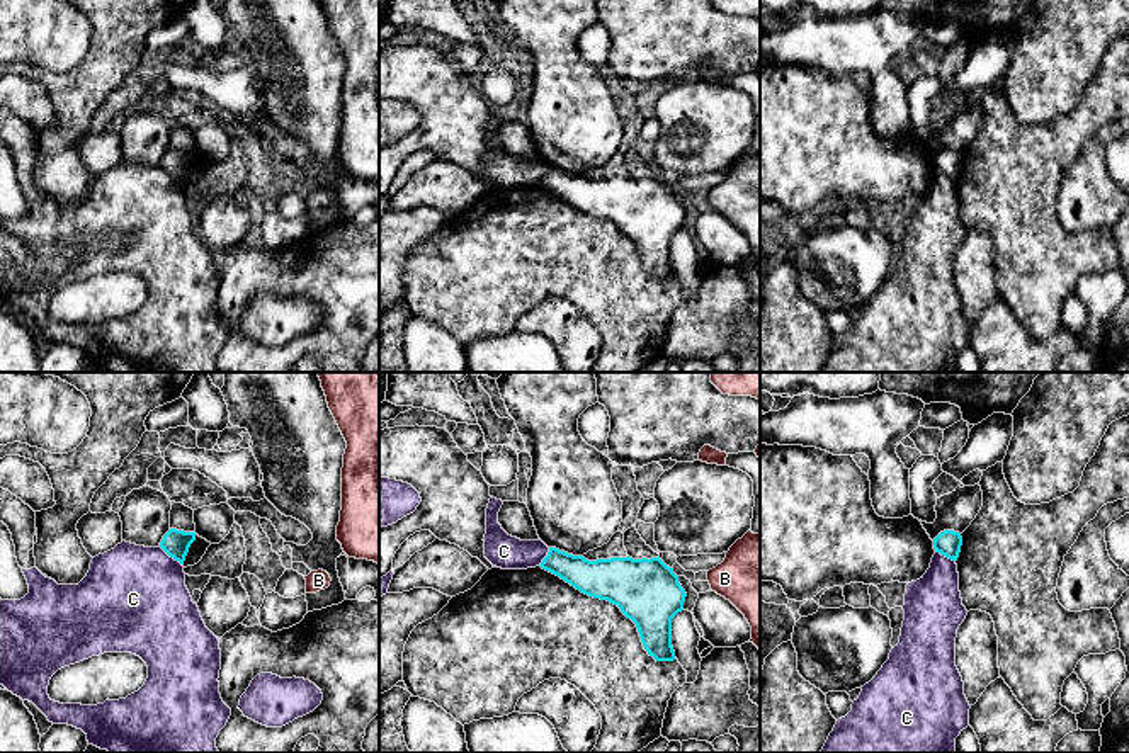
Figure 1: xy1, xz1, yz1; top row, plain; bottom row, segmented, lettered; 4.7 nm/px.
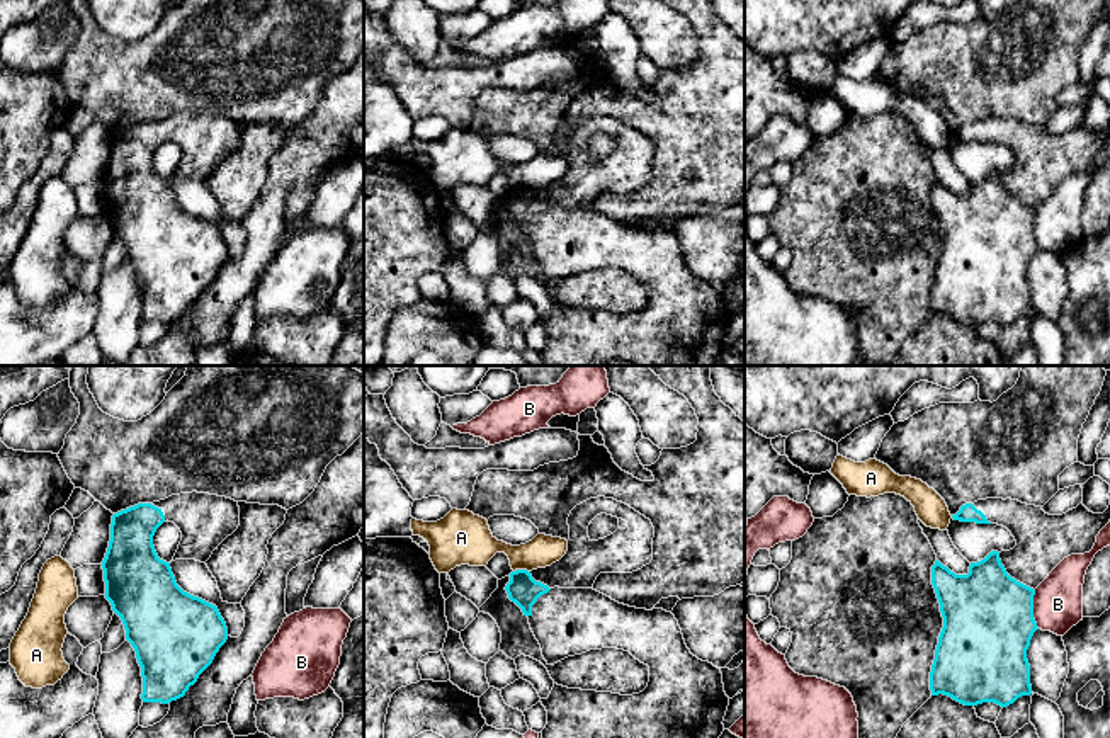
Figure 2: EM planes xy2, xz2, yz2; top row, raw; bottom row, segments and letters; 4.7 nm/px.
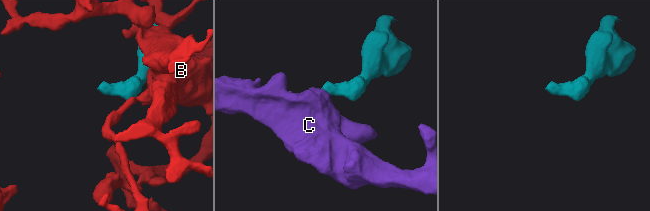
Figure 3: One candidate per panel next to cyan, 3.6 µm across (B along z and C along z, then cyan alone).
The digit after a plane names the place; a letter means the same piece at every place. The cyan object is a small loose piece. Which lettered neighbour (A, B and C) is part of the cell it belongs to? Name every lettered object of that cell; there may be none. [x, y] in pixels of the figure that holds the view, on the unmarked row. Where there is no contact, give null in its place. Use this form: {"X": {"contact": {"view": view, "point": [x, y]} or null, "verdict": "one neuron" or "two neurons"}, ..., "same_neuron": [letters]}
{"A": {"contact": {"view": "xz2", "point": [524, 189]}, "verdict": "two neurons"}, "B": {"contact": {"view": "yz2", "point": [1032, 228]}, "verdict": "two neurons"}, "C": {"contact": {"view": "xy1", "point": [170, 175]}, "verdict": "two neurons"}, "same_neuron": []}

